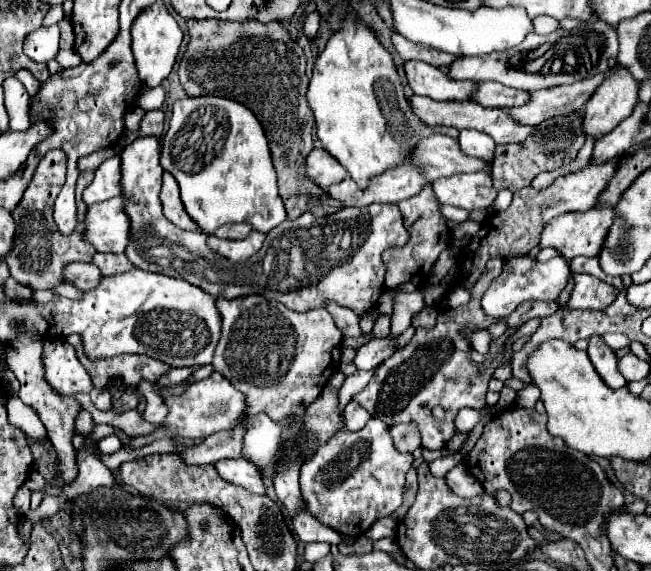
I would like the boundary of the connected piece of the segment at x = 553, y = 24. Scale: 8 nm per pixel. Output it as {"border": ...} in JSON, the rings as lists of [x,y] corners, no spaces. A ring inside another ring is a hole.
{"border":[[[536,17],[532,20],[534,32],[542,33],[542,35],[548,35],[548,33],[552,33],[552,31],[556,31],[560,25],[558,25],[558,21],[556,19],[552,19],[552,17]]]}

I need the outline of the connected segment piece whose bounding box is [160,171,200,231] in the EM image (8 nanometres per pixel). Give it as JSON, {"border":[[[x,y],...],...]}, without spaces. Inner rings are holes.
{"border":[[[164,171],[164,183],[162,183],[162,191],[160,191],[160,203],[162,203],[162,213],[174,225],[178,225],[180,229],[186,229],[186,231],[200,231],[200,227],[196,225],[196,221],[190,219],[190,215],[186,213],[186,209],[182,205],[178,181],[168,171]]]}

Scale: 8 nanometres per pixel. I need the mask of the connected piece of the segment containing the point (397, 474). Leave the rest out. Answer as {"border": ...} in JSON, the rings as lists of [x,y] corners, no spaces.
{"border":[[[370,419],[364,429],[350,433],[350,431],[338,431],[326,445],[322,445],[310,461],[306,461],[300,469],[300,489],[304,501],[308,501],[308,507],[312,515],[316,515],[322,523],[336,529],[340,535],[346,537],[358,537],[368,531],[368,527],[380,519],[394,513],[402,503],[404,493],[404,475],[412,467],[412,455],[410,453],[398,453],[392,447],[392,439],[388,435],[388,427],[380,423],[380,419]]]}

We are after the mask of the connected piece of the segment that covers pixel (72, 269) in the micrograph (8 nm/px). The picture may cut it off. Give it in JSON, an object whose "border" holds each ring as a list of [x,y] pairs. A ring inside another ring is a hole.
{"border":[[[72,263],[64,269],[64,273],[66,273],[66,281],[76,283],[82,291],[90,291],[90,289],[98,287],[102,281],[100,269],[94,265],[88,265],[88,263],[86,265],[84,263]]]}

